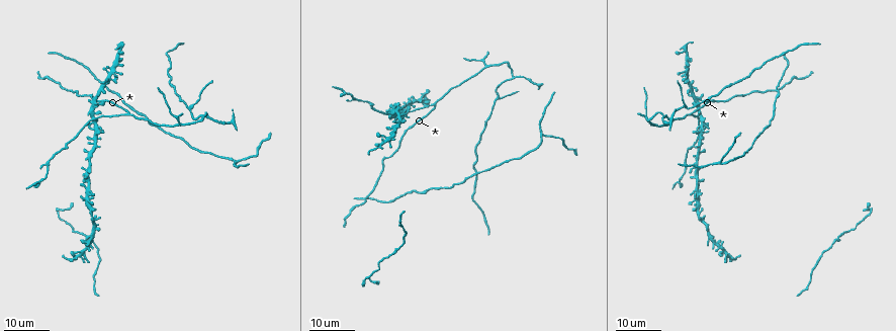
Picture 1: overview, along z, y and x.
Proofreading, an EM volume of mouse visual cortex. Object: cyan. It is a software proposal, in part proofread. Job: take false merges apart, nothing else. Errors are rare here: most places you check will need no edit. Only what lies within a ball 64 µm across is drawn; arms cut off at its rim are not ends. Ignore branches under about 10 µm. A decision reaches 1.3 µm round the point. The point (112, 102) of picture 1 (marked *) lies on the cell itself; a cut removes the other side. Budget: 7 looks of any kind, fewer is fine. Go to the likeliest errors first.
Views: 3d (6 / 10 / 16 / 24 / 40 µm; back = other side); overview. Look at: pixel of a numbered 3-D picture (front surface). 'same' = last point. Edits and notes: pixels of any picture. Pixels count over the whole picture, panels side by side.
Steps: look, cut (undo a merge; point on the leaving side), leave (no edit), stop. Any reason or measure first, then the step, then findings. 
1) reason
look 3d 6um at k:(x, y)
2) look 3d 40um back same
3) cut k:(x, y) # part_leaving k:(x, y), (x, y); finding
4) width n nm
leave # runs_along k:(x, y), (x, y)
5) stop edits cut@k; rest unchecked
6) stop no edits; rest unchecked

three-way junction
look 3d 16um at 1:(434, 105)

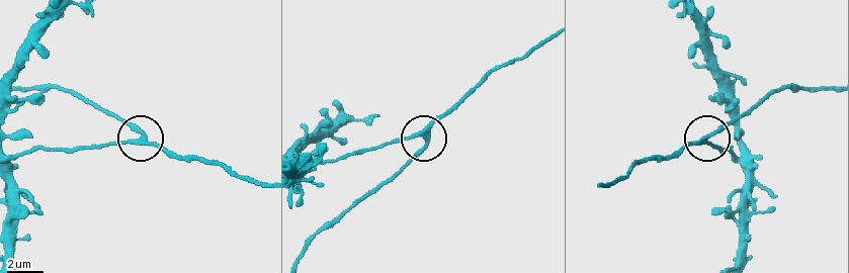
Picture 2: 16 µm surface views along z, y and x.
look 3d 6um at 2:(701, 140)

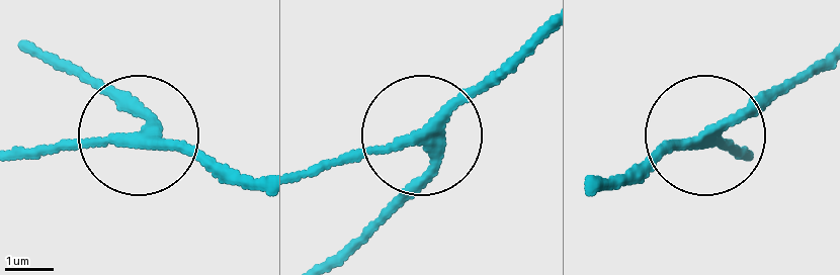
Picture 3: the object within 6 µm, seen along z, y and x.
width 220 nm
leave # runs_along 3:(337, 256), (422, 171), (433, 130), (538, 30); all the same cell

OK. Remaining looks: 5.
four-way junction
look 3d 24um at 1:(726, 251)

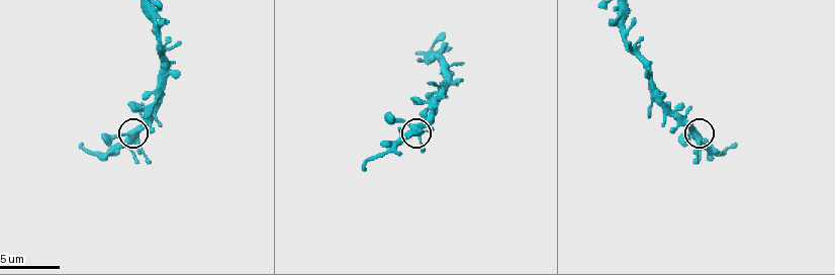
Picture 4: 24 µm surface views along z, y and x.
look 3d 10um at 4:(132, 141)

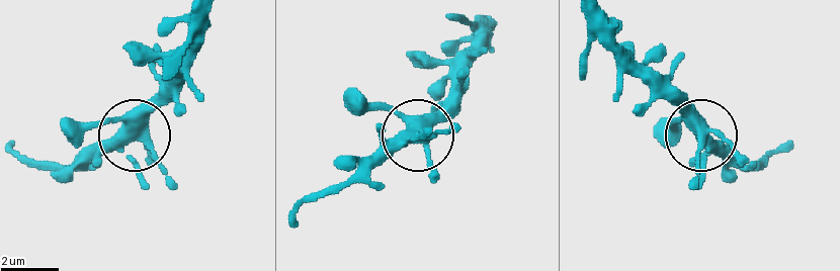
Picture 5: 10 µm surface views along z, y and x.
leave # runs_along 5:(200, 15), (200, 37), (179, 88), (87, 165); one cell here

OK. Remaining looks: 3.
three-way junction
look 3d 24um at 1:(839, 237)

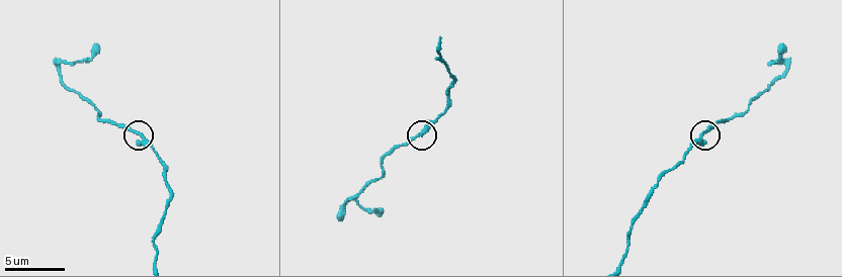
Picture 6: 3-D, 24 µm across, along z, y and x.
look 3d 6um at 6:(135, 132)

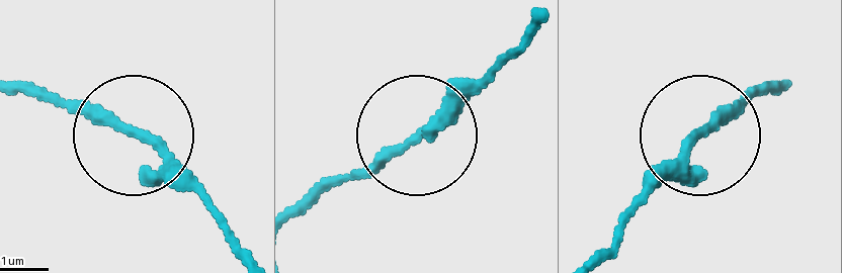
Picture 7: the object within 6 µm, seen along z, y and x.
arms 3
leave # all the same cell

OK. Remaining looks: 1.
stop no edits; rest unchecked

